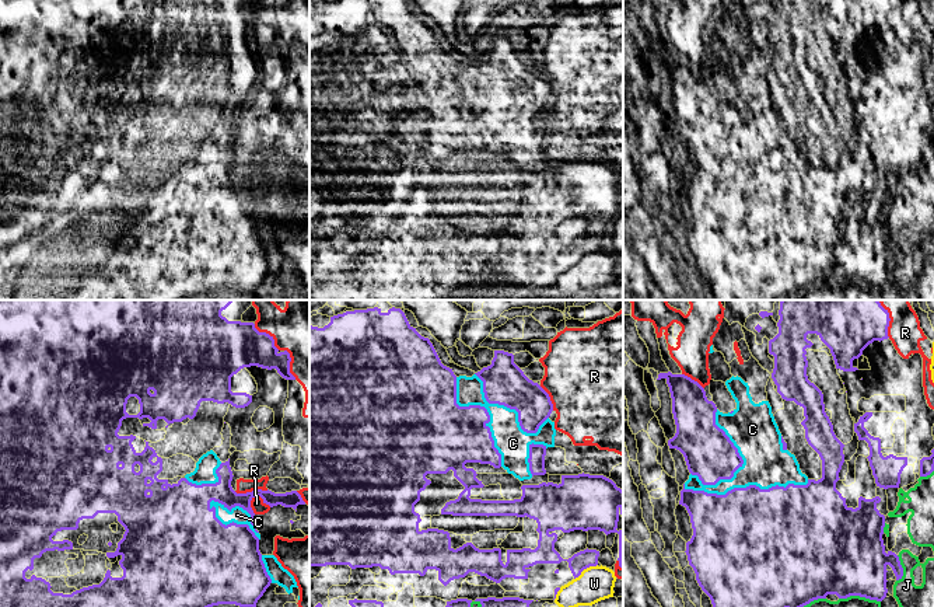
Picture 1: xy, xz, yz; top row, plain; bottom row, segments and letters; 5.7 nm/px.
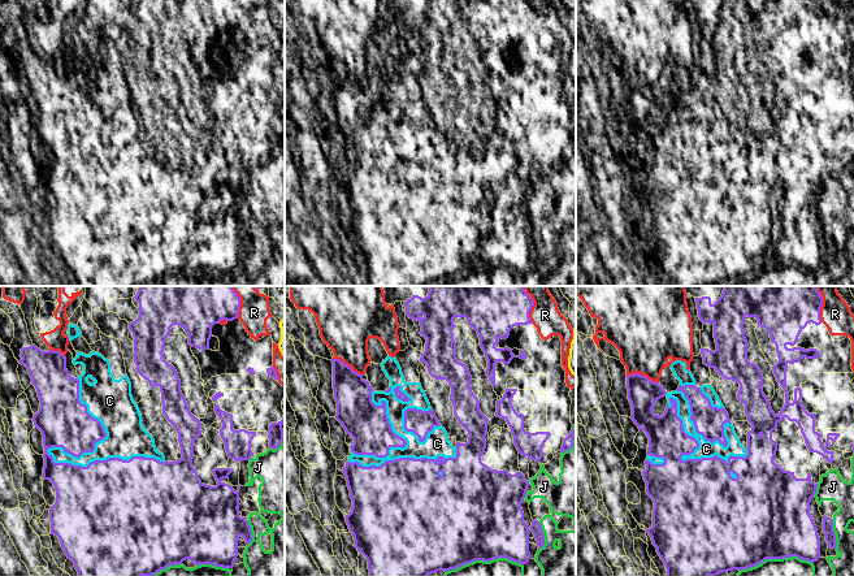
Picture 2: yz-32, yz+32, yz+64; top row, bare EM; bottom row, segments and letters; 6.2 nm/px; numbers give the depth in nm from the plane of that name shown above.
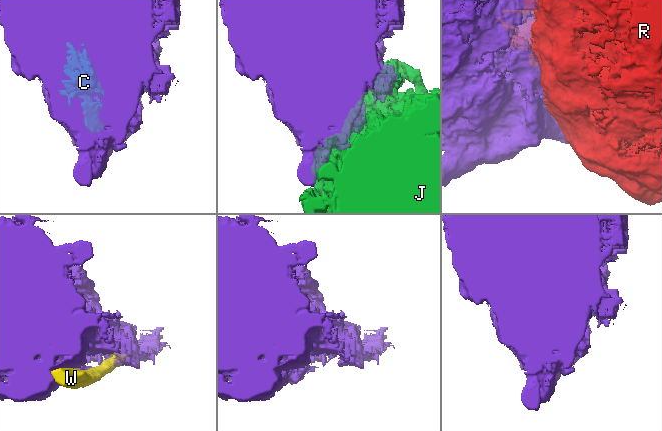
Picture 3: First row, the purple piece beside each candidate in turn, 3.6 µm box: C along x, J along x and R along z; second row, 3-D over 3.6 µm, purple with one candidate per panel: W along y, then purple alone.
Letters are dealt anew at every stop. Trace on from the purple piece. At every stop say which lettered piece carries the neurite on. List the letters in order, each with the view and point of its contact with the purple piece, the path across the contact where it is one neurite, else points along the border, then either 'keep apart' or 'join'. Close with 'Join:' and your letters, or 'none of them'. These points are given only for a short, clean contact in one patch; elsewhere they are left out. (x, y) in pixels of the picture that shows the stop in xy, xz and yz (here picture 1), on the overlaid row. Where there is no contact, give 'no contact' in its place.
C: yz (747, 487) | join
J: yz (902, 568) | keep apart
R: xy (261, 496) | keep apart
W: xz (586, 568) | keep apart
Join: C

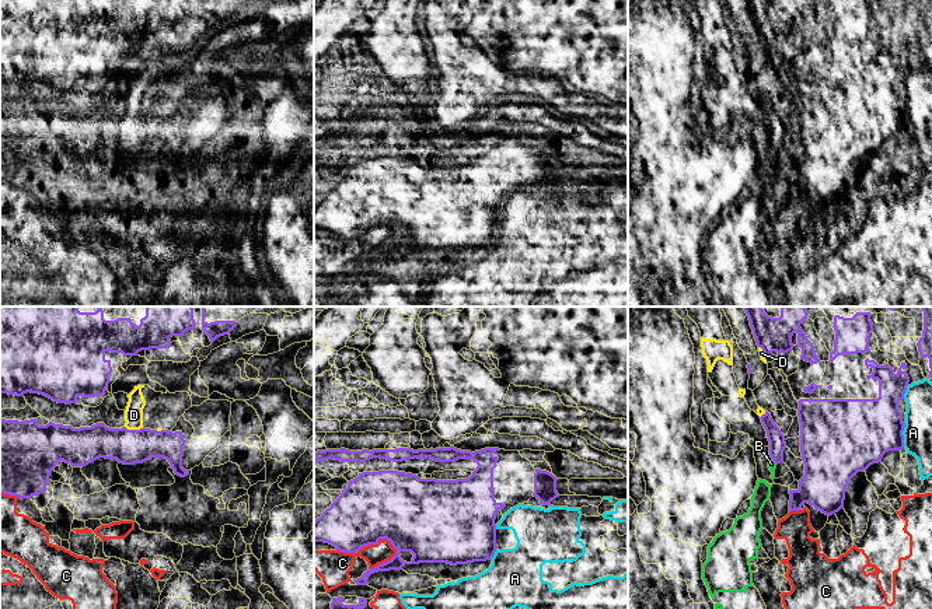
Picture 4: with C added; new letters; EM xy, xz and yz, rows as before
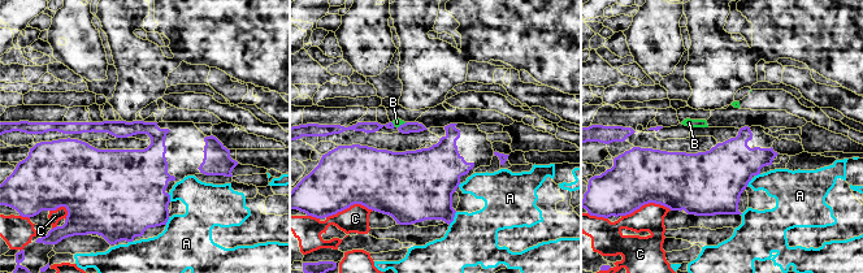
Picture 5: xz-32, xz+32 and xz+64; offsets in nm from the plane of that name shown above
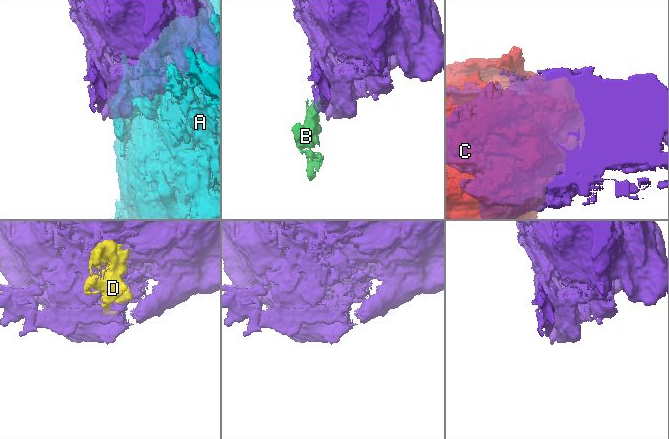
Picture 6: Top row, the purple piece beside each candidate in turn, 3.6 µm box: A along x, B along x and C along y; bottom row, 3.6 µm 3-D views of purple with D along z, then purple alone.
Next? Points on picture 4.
A: yz (903, 436) | keep apart
B: yz (774, 461) | along yz (771, 458), (777, 464) | keep apart
C: xz (380, 538) | keep apart
D: xy (135, 430) | keep apart
Join: none of them

